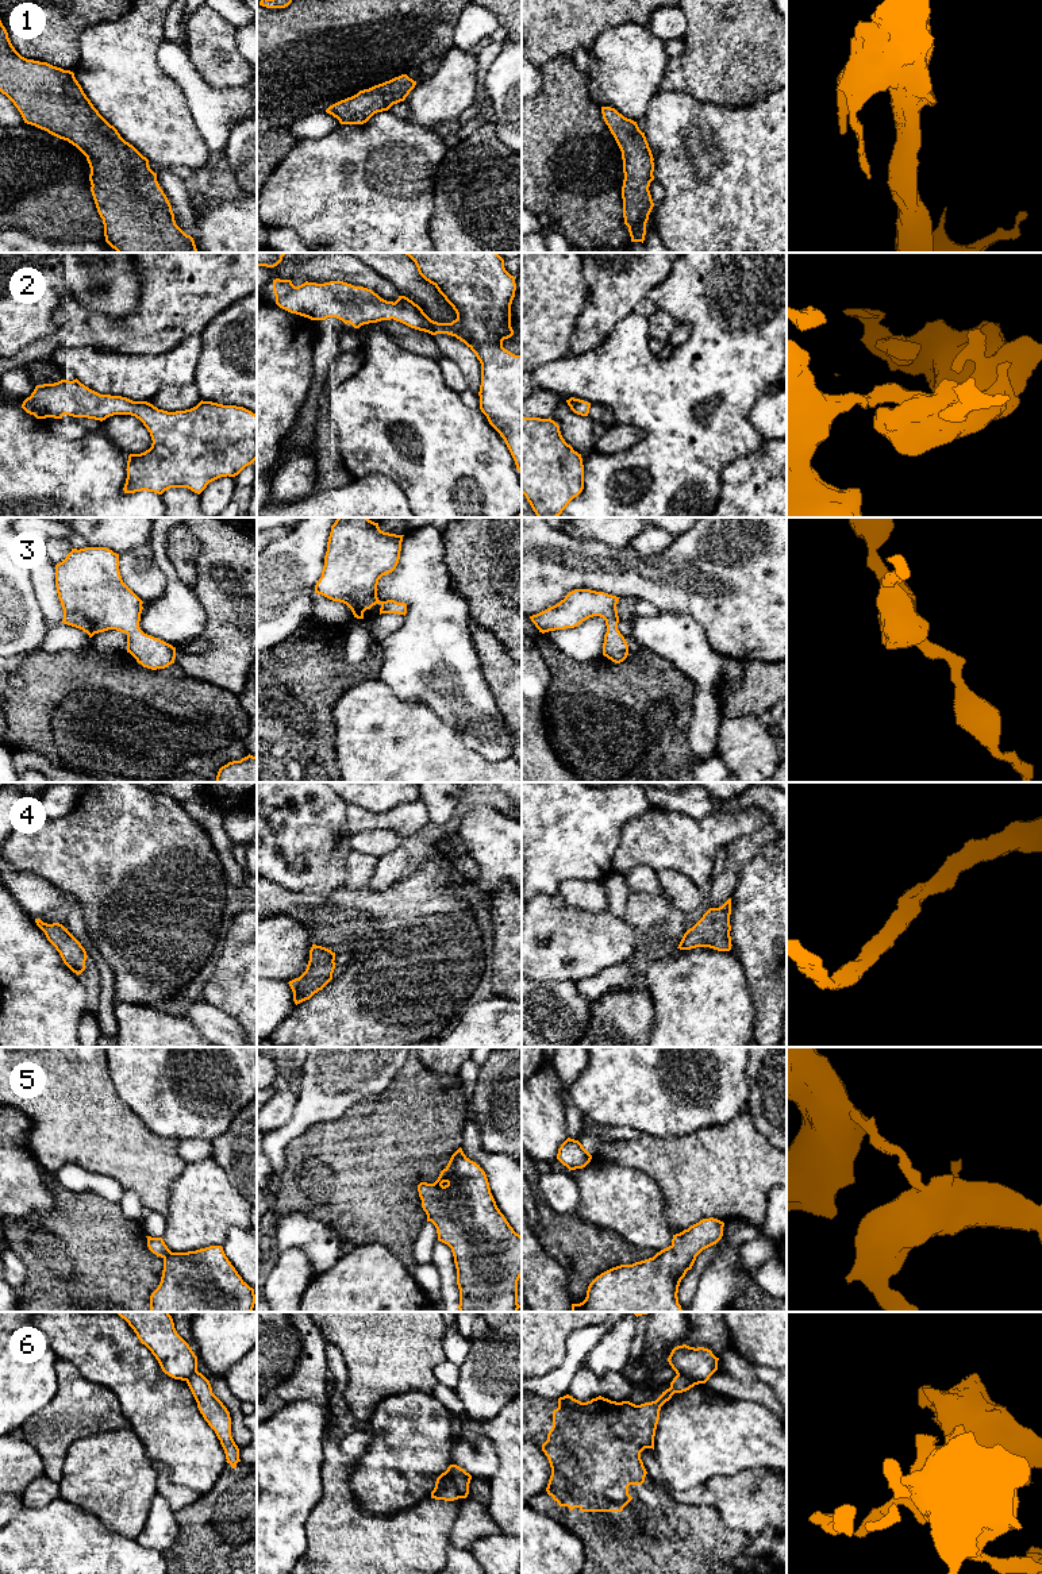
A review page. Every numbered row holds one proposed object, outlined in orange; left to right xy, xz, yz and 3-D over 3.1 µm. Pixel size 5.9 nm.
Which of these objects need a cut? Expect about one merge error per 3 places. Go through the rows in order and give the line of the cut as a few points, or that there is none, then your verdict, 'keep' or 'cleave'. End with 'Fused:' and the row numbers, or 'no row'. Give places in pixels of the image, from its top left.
1: cut none; keep
2: cut none; keep
3: cut none; keep
4: cut none; keep
5: cut none; keep
6: cut xz (449, 1466), (461, 1497); cleave
Fused: 6

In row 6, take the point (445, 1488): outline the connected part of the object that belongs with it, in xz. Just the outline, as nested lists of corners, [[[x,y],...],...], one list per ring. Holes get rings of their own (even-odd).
[[[450,1466],[437,1478],[435,1488],[431,1492],[431,1498],[445,1501],[454,1501],[461,1498],[457,1485],[453,1479]]]

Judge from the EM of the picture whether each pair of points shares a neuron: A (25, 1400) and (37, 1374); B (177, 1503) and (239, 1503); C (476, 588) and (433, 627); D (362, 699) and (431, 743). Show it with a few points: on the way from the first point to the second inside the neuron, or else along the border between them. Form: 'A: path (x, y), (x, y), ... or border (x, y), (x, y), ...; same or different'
A: path (25, 1393), (25, 1386), (30, 1381); same
B: border (202, 1494), (175, 1512); different
C: border (448, 570), (450, 585), (468, 603), (472, 622); different
D: path (380, 716), (407, 743), (414, 743); same

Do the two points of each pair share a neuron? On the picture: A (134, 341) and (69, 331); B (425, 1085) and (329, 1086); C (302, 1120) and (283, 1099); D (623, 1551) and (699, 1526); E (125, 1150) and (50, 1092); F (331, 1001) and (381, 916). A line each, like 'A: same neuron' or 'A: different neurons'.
A: same neuron
B: different neurons
C: different neurons
D: same neuron
E: same neuron
F: same neuron

